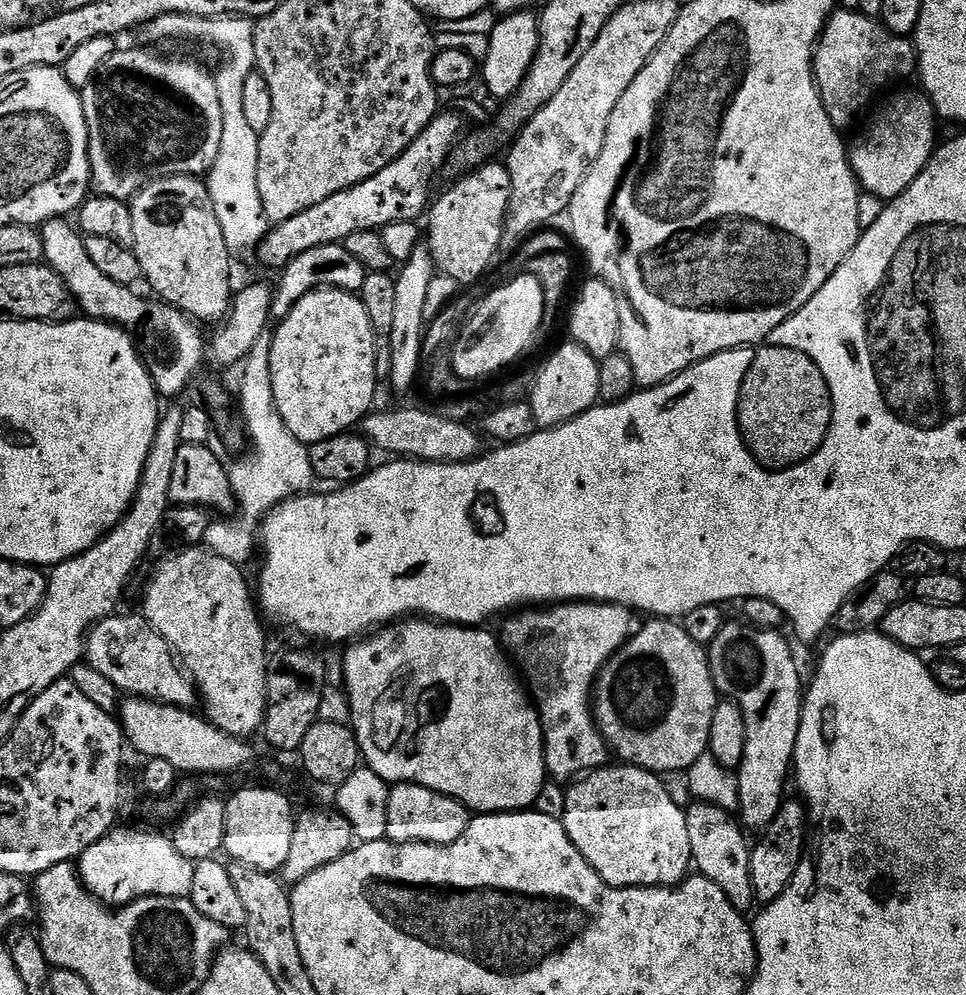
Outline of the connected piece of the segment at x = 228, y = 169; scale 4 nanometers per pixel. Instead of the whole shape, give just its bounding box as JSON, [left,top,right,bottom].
[146,16,269,253]

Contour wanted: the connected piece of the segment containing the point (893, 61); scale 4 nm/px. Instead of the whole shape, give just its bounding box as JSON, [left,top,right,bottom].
[812,10,918,130]

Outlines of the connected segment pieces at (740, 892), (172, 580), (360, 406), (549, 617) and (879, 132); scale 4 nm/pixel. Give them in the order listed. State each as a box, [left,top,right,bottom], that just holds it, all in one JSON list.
[[686,802,756,914],[142,546,270,738],[270,288,378,446],[498,602,638,782],[850,91,938,201]]

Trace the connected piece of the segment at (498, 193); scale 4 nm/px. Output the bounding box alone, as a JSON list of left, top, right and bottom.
[426,162,510,286]

